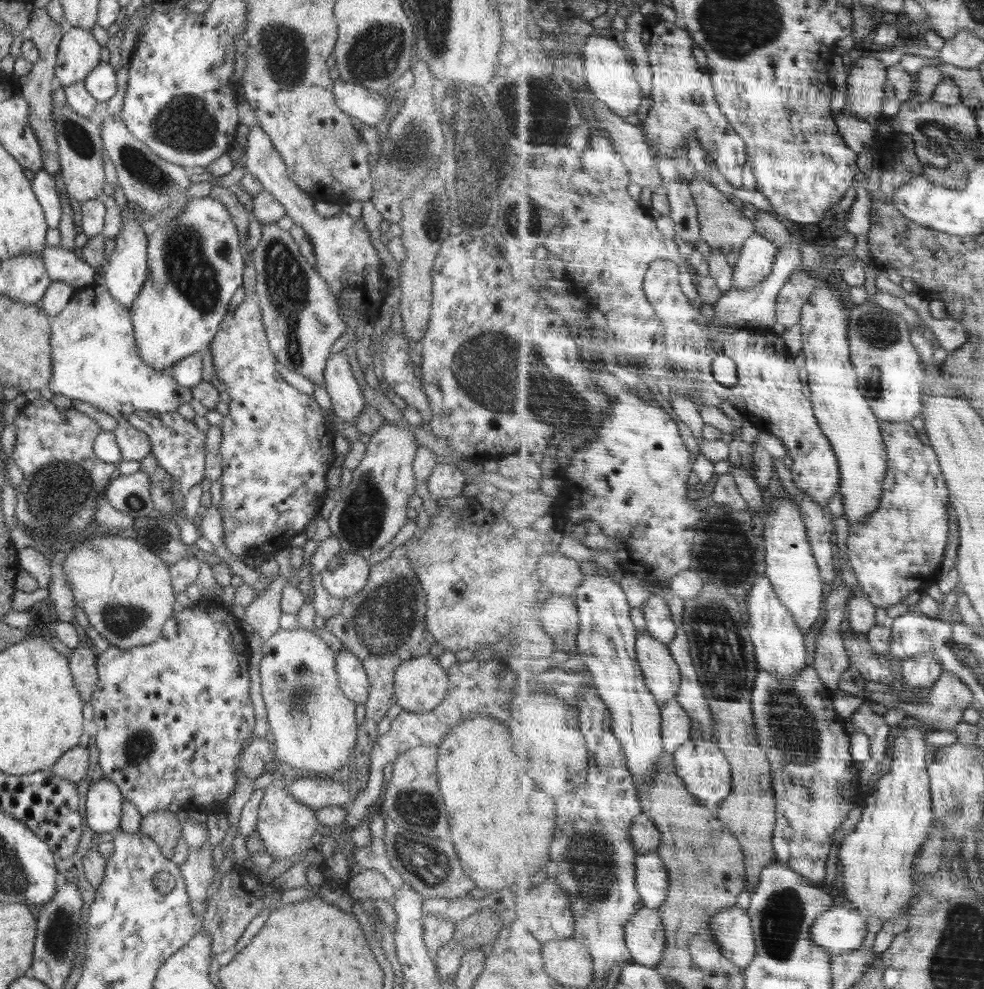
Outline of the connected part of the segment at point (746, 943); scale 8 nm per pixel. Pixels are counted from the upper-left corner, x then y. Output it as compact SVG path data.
M728 908L713 919L712 931L723 953L740 967L747 969L758 957L752 918L744 908Z

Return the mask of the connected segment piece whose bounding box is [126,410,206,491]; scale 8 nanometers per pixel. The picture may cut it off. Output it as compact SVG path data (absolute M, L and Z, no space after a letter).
M138 410L127 416L126 421L144 432L151 441L151 454L158 465L176 482L180 488L190 489L205 479L206 435L196 429L193 421L186 420L178 411L154 413Z

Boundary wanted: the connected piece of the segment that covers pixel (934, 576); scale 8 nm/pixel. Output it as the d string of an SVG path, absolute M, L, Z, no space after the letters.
M881 421L884 441L889 453L887 480L884 482L883 501L880 509L864 523L854 523L848 537L849 560L876 606L890 608L904 602L916 592L925 594L926 590L944 573L944 560L948 548L948 504L951 503L951 489L943 474L939 453L918 438L912 421Z

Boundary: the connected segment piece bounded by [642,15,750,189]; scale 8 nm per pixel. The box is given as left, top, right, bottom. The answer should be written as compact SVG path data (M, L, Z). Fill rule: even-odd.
M662 16L645 17L642 41L648 52L652 77L651 109L642 124L648 141L652 143L656 158L670 155L677 157L681 149L687 149L688 138L698 138L708 154L712 154L720 171L732 187L745 186L744 171L748 165L747 141L735 129L719 101L716 99L715 83L708 69L700 68L694 57L695 40L686 28L678 23L664 20Z

